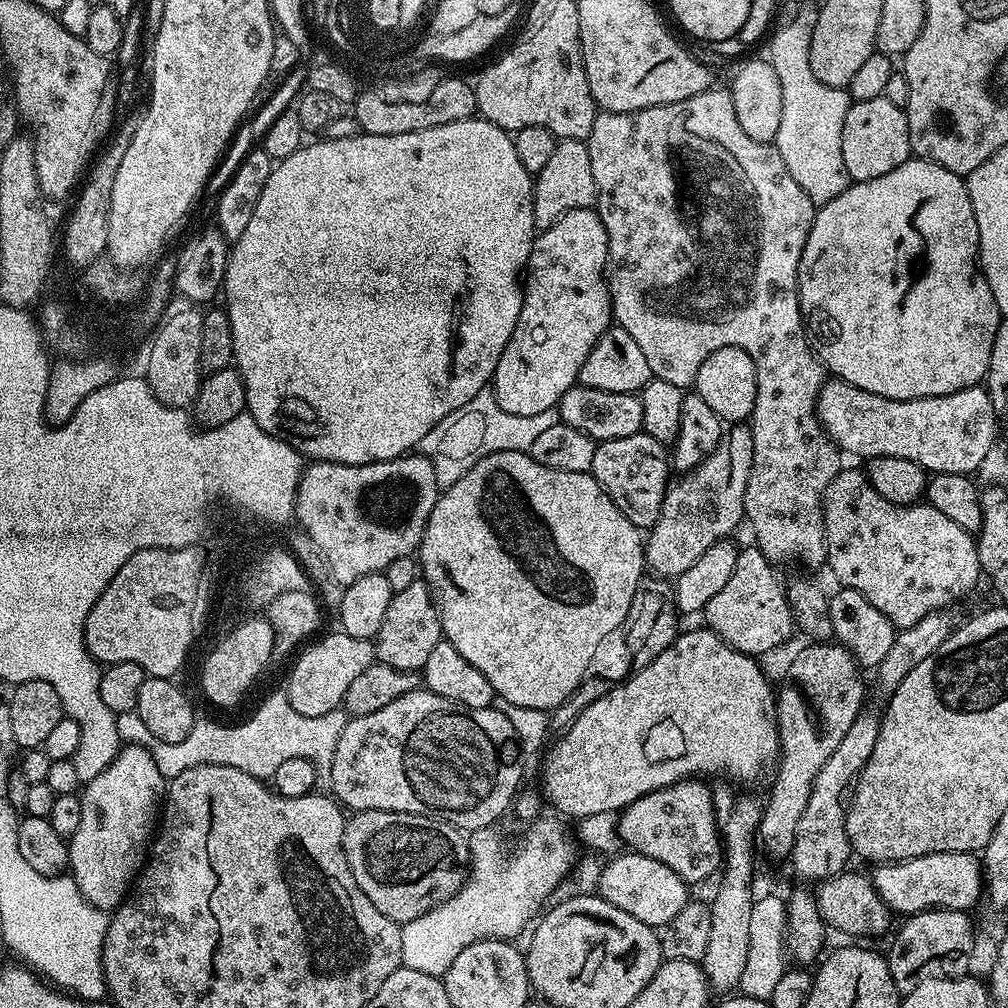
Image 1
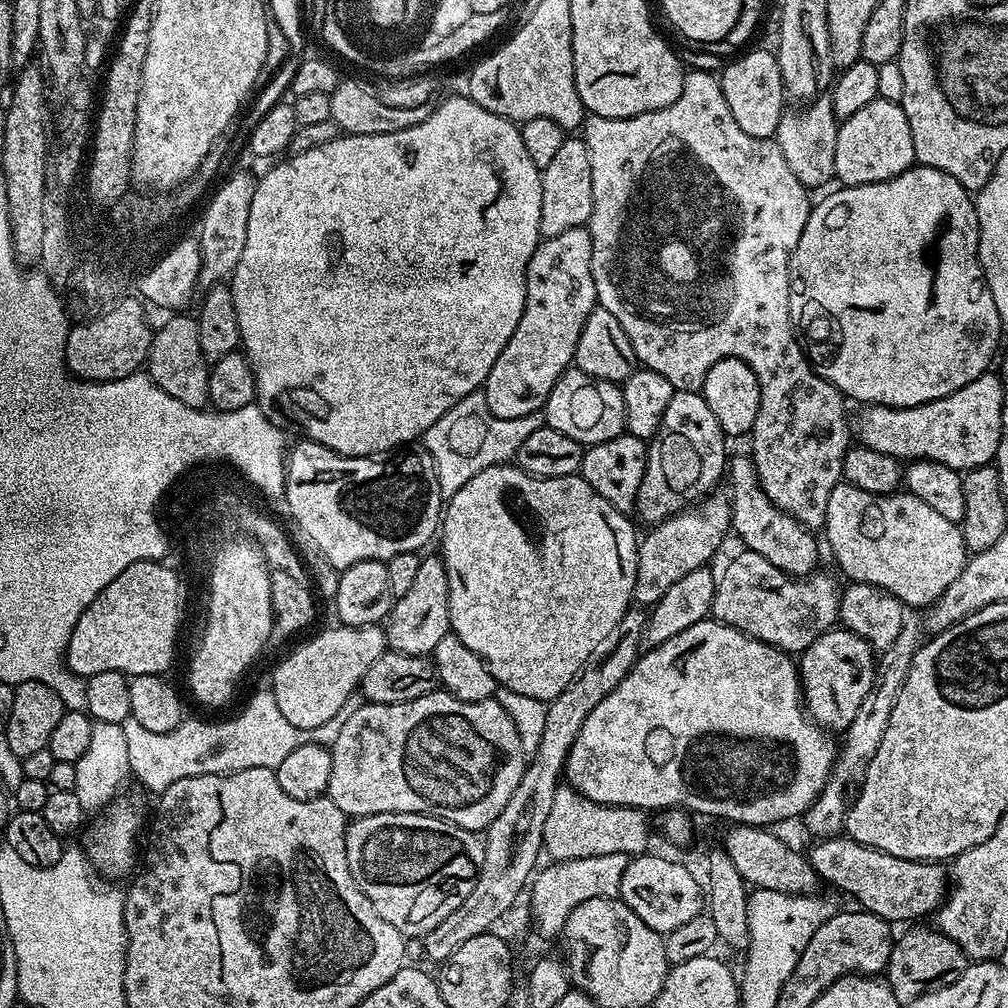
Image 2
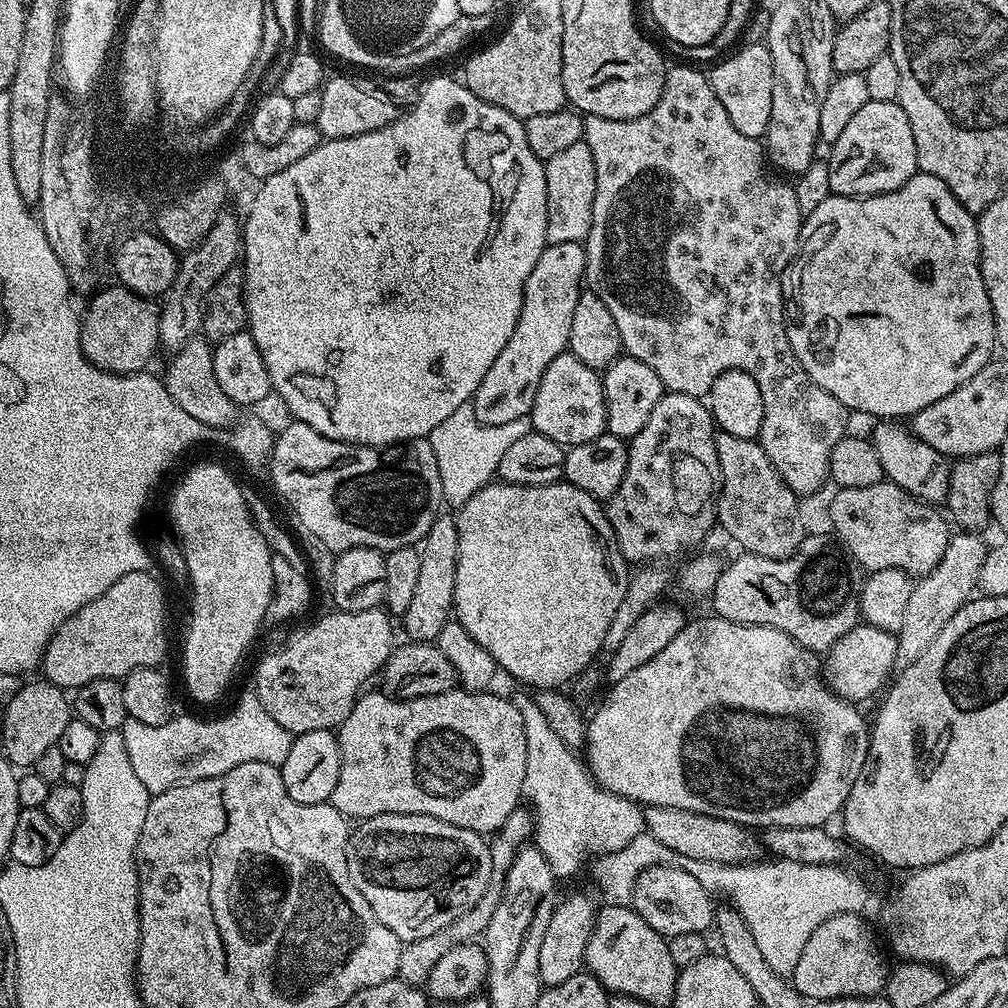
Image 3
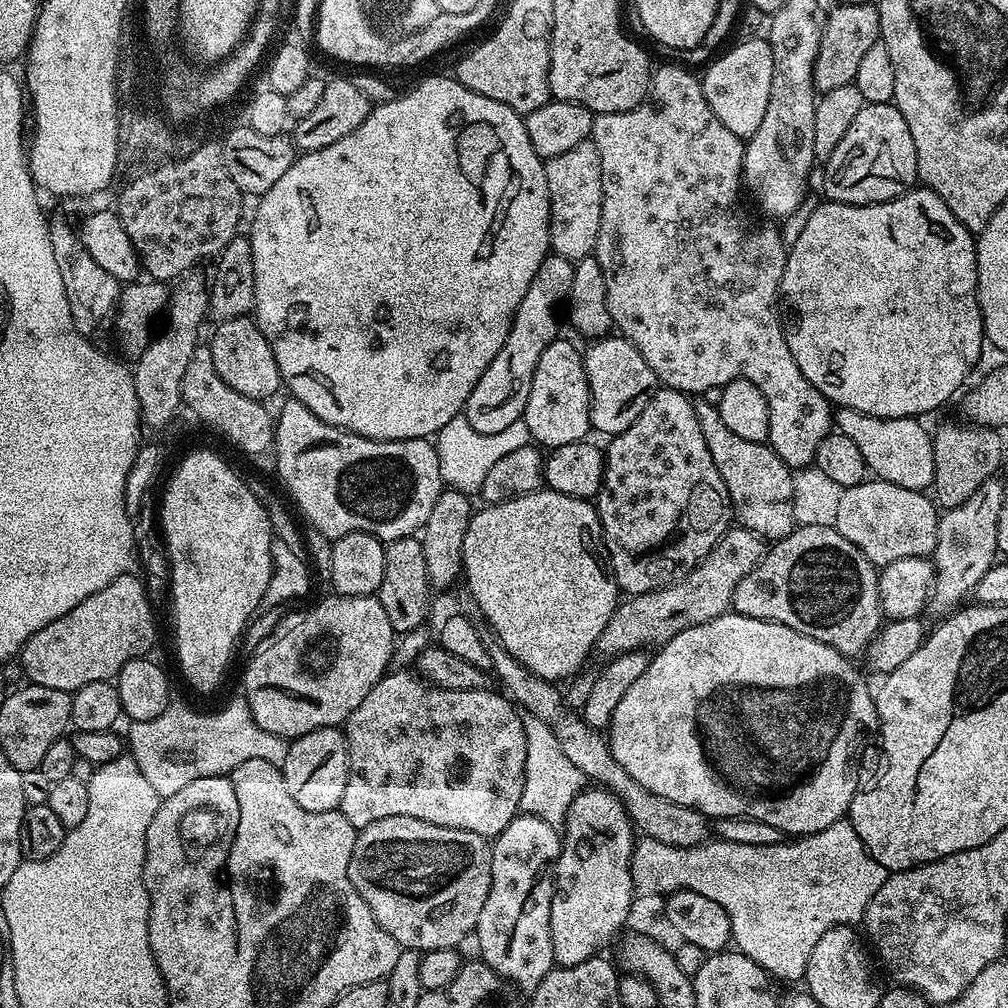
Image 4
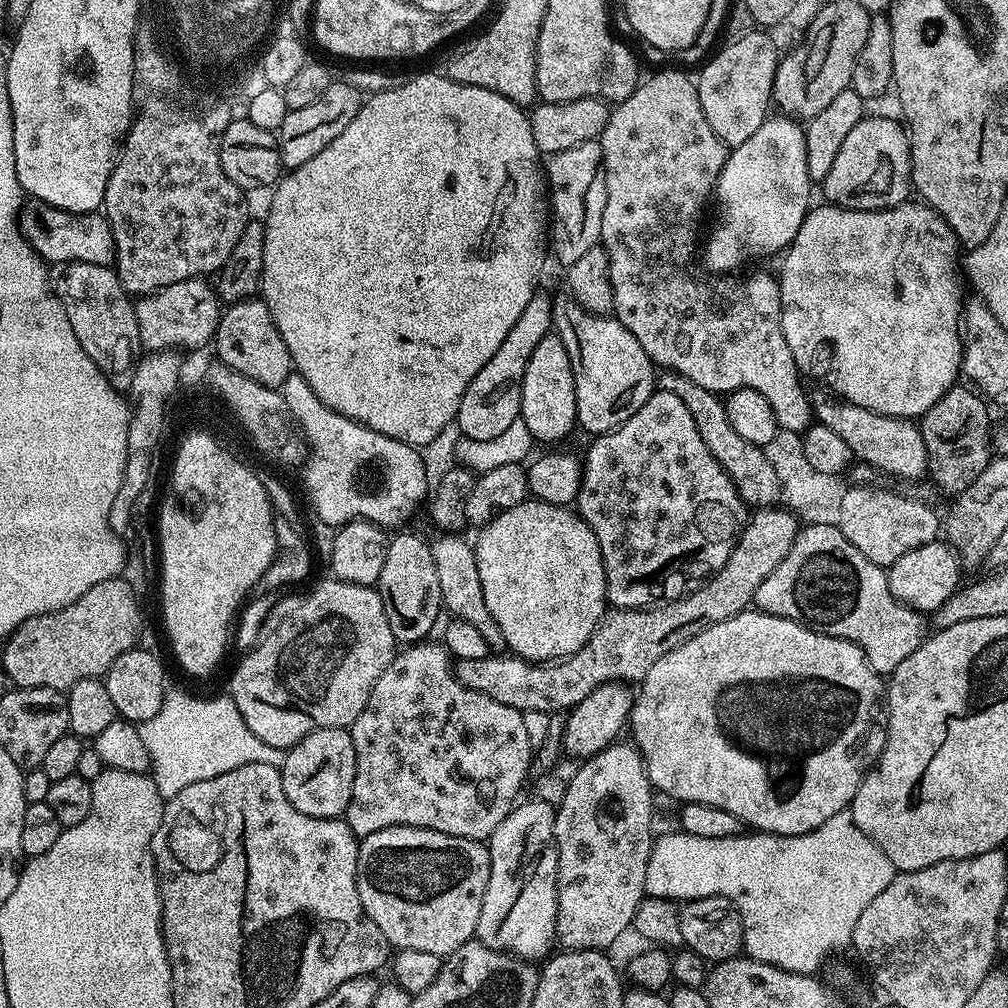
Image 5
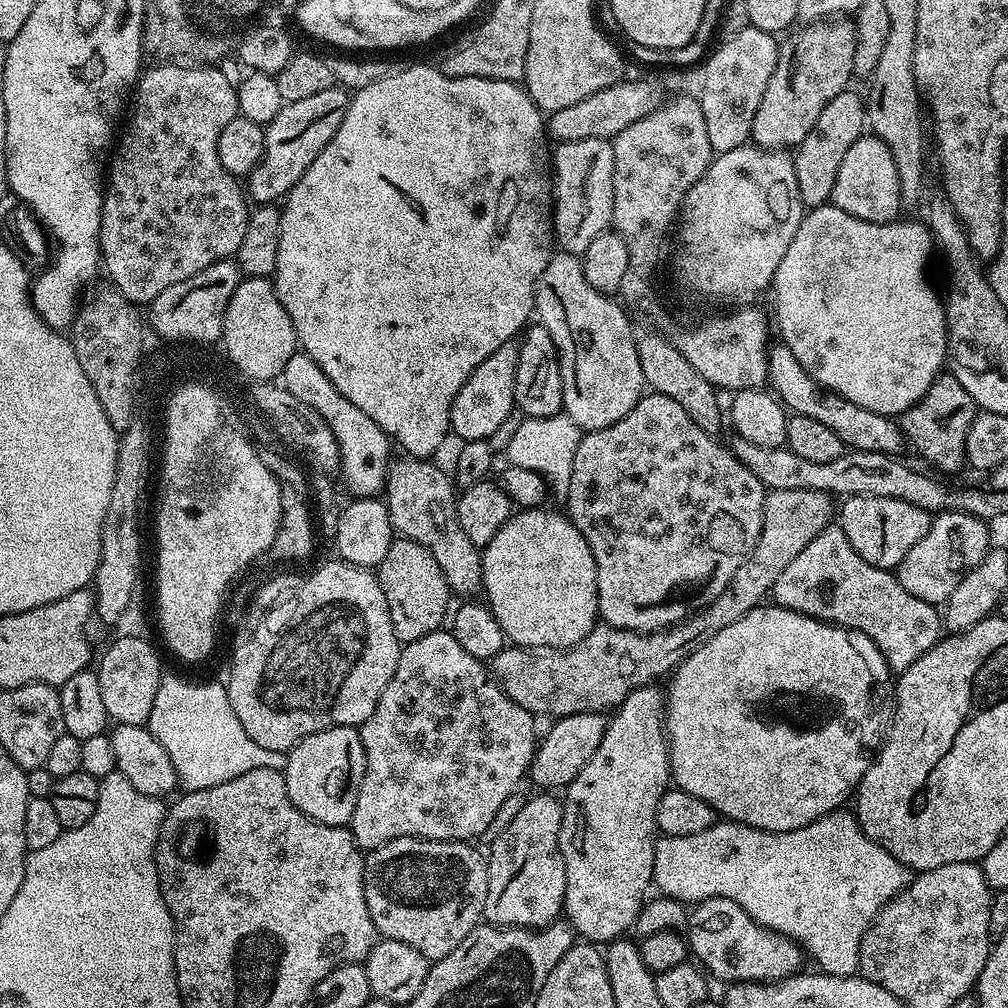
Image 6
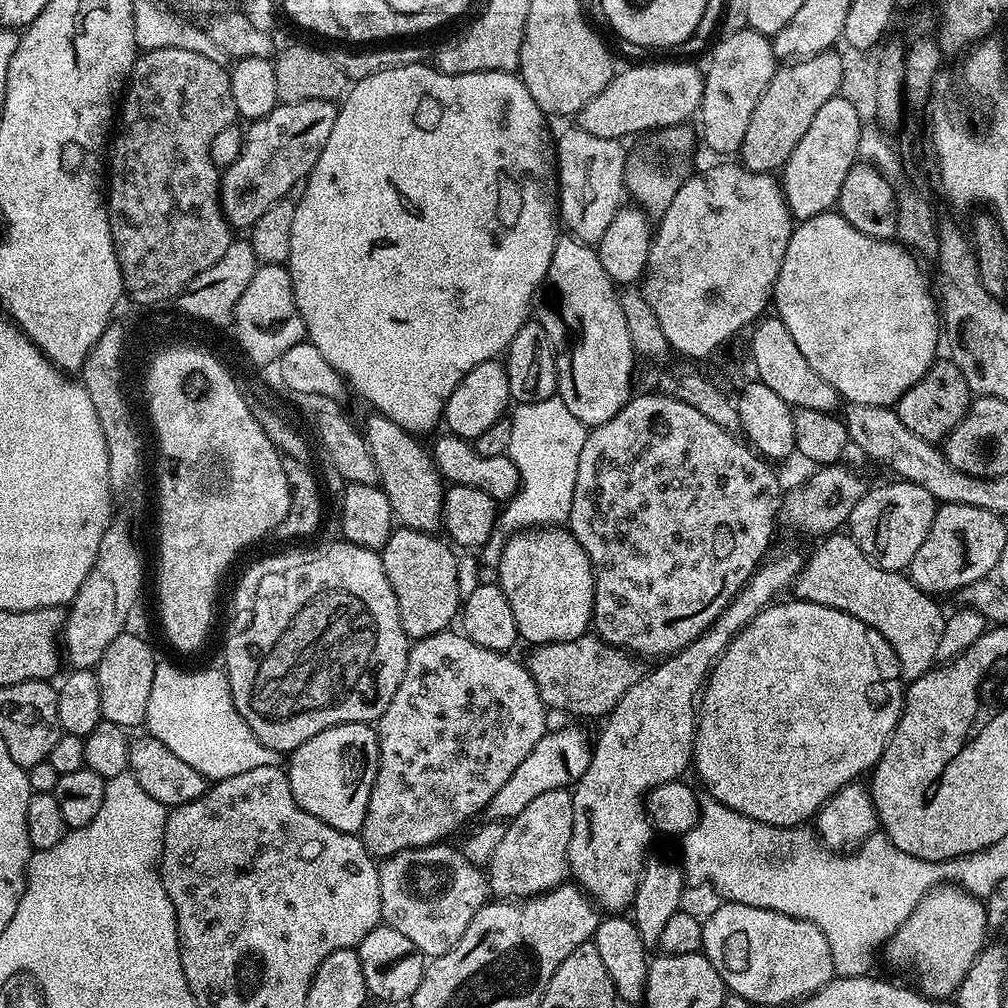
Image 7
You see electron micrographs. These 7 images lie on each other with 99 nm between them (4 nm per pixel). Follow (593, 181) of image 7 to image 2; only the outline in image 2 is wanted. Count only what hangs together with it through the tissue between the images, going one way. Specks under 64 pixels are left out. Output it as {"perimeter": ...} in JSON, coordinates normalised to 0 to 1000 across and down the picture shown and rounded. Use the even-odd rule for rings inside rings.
{"perimeter":[[[561,137],[546,165],[536,173],[538,177],[538,216],[536,232],[545,238],[562,228],[580,225],[589,208],[589,188],[585,178],[585,149],[578,138]]]}

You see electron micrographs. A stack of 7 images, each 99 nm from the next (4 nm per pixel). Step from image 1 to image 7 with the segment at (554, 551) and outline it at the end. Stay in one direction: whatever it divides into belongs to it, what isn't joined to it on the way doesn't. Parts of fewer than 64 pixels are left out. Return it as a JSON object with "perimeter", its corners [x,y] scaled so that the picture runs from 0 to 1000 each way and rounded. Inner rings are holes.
{"perimeter":[[[537,522],[512,526],[505,532],[508,533],[504,537],[502,535],[499,537],[496,554],[490,561],[492,566],[490,575],[496,580],[498,589],[502,589],[502,597],[506,597],[515,634],[525,635],[525,640],[535,641],[565,637],[569,633],[580,630],[587,618],[591,584],[589,565],[581,546],[577,546],[577,542],[560,522]]]}

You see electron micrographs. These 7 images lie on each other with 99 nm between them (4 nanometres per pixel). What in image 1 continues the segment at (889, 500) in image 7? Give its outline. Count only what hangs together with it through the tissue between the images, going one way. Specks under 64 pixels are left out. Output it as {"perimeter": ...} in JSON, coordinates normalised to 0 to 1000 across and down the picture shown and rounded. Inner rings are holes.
{"perimeter":[[[838,463],[829,471],[827,478],[823,478],[823,482],[819,486],[817,491],[817,541],[821,543],[820,563],[825,563],[826,569],[833,574],[832,578],[843,585],[851,585],[851,589],[855,589],[866,601],[875,605],[875,609],[879,609],[879,613],[883,613],[883,617],[890,625],[907,621],[909,617],[915,617],[915,613],[919,609],[939,604],[944,601],[940,599],[954,594],[971,575],[974,575],[965,529],[954,526],[954,522],[950,522],[950,518],[945,518],[944,515],[938,514],[938,510],[927,506],[927,502],[923,499],[888,500],[879,498],[879,494],[875,494],[875,490],[871,490],[871,486],[867,486],[867,482],[863,482],[860,471],[854,465],[852,468],[849,464]]]}

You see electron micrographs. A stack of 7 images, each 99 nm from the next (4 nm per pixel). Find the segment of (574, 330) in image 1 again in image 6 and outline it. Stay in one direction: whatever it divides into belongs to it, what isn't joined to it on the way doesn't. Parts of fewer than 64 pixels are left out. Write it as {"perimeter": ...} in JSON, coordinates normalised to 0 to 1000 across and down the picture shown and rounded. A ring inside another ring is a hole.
{"perimeter":[[[507,337],[494,343],[494,347],[490,347],[490,351],[486,351],[486,355],[482,355],[482,359],[478,359],[478,363],[474,363],[474,367],[470,367],[470,371],[466,371],[466,375],[462,375],[462,383],[458,383],[458,387],[454,387],[454,395],[450,395],[450,403],[446,407],[447,428],[453,429],[457,438],[484,437],[492,430],[494,423],[498,423],[498,419],[502,419],[502,415],[509,412],[512,405],[510,375],[513,367],[514,341],[512,337]]]}

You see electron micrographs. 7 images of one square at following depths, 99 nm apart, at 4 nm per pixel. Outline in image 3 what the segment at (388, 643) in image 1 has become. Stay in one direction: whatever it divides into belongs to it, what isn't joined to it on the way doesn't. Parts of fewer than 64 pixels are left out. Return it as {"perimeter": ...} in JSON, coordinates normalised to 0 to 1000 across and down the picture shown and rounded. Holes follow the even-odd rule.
{"perimeter":[[[438,510],[427,522],[425,529],[415,541],[417,564],[415,564],[415,582],[407,601],[399,612],[401,627],[409,637],[431,637],[438,629],[438,621],[450,611],[450,573],[454,569],[454,526],[451,515]]]}

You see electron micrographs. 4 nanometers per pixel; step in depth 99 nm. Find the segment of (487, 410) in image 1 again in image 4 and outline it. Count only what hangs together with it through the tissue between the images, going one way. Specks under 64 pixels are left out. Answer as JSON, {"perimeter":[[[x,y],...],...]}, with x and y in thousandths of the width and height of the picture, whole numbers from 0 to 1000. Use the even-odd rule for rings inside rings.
{"perimeter":[[[457,411],[446,415],[446,419],[438,423],[438,427],[431,434],[431,439],[441,481],[453,484],[456,488],[472,490],[478,478],[482,478],[482,469],[501,450],[506,450],[506,446],[518,446],[518,442],[526,439],[526,434],[519,415],[506,419],[506,423],[502,427],[494,427],[494,431],[474,431],[474,427],[470,427],[470,423],[466,423],[466,419]]]}

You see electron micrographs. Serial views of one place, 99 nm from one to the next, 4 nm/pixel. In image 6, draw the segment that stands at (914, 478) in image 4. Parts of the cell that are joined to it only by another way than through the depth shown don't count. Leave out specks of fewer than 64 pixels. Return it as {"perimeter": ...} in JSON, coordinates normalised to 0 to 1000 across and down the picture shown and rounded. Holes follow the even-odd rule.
{"perimeter":[[[777,339],[767,340],[763,344],[762,381],[783,410],[809,415],[811,419],[815,419],[815,423],[823,423],[823,427],[827,427],[827,431],[831,431],[831,435],[835,435],[835,438],[842,445],[875,448],[882,453],[888,453],[899,444],[897,430],[893,428],[892,420],[886,414],[859,407],[812,381]]]}

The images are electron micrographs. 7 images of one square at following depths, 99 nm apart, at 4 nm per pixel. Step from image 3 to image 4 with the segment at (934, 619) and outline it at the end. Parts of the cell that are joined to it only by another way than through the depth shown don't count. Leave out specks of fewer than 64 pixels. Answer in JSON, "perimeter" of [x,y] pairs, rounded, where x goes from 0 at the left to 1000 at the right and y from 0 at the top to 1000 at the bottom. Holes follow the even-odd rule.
{"perimeter":[[[991,475],[979,476],[954,502],[939,505],[931,518],[931,538],[927,549],[929,577],[921,596],[920,606],[940,609],[953,598],[955,591],[967,588],[974,569],[990,556],[990,510],[998,494]]]}

